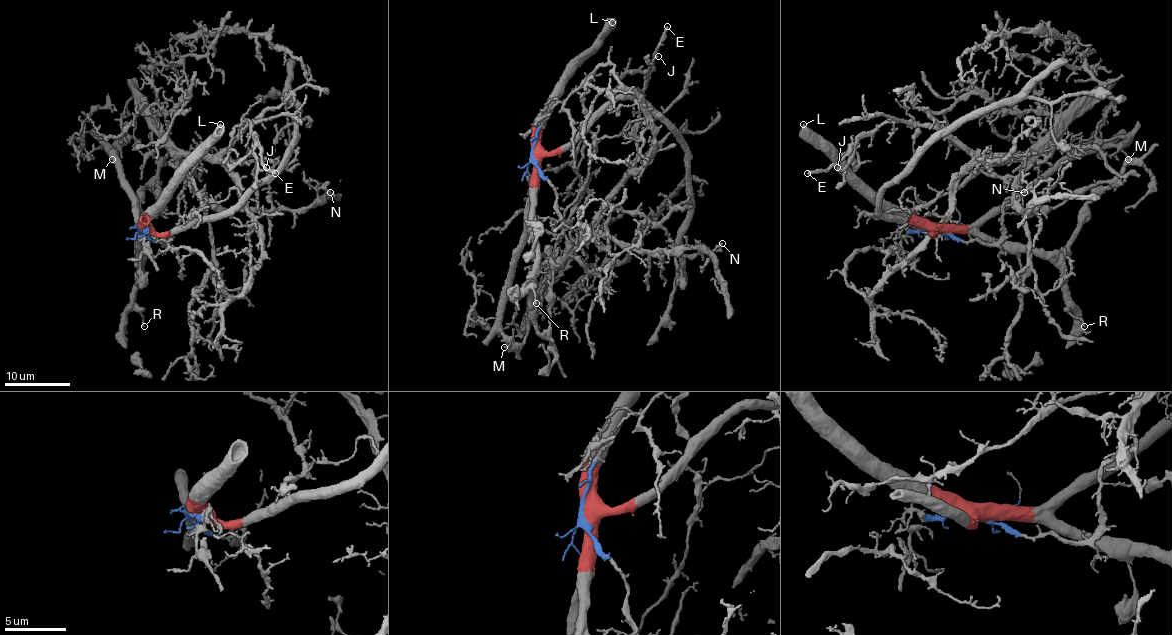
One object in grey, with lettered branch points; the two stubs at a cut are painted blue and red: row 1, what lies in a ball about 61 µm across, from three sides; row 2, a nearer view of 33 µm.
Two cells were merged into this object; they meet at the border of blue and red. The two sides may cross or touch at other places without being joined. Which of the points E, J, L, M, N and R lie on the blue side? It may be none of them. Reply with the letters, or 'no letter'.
E, J, N

